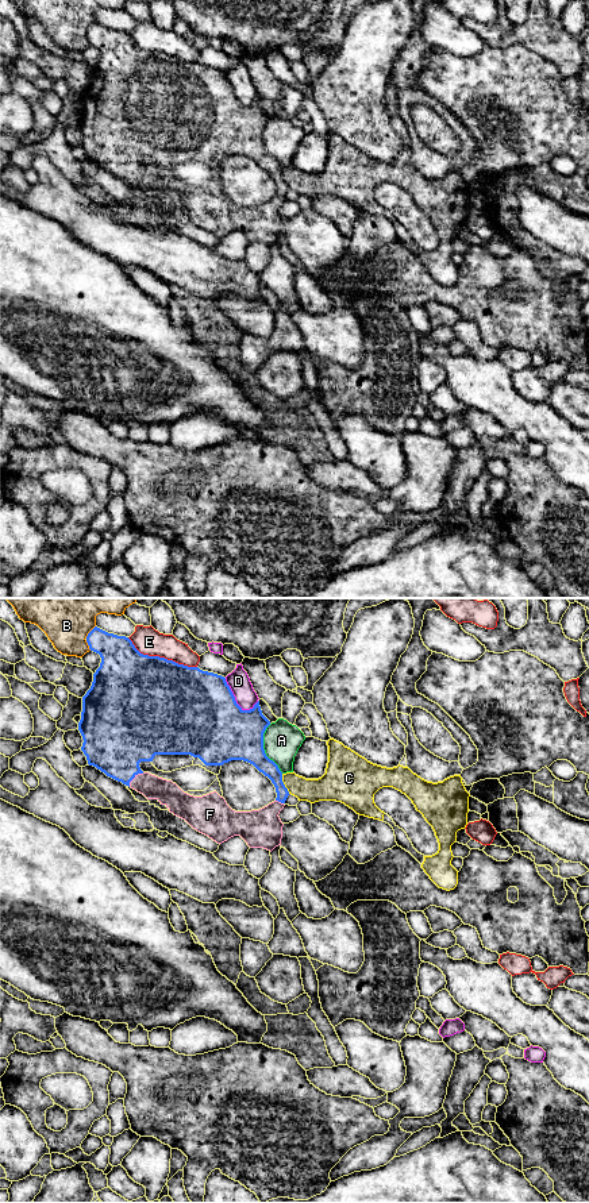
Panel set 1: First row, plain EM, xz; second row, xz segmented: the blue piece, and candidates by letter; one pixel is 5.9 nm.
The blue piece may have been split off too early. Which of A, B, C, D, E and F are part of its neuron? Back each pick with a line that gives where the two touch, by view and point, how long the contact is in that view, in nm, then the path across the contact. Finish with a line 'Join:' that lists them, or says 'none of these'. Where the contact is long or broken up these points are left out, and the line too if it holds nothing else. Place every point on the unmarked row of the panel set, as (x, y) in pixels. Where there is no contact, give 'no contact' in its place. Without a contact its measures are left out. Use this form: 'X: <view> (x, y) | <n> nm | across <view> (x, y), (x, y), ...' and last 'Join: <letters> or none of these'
F: xz (134, 172) | 130 nm
Join: F

